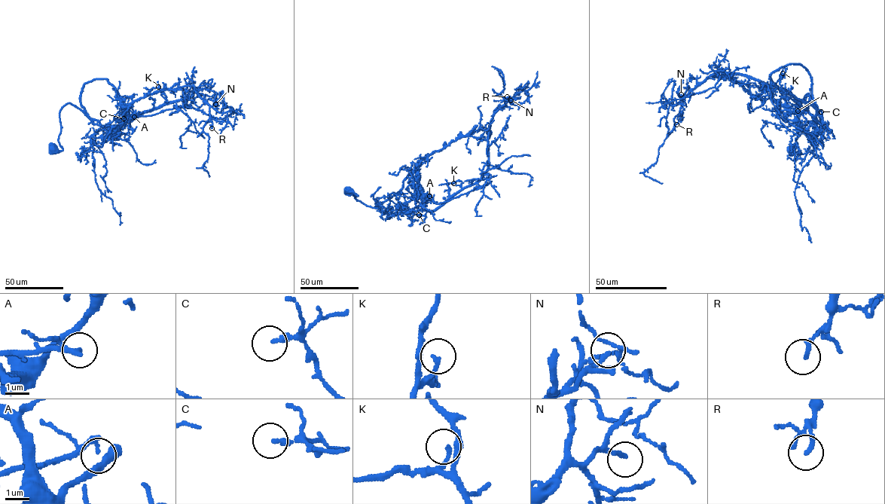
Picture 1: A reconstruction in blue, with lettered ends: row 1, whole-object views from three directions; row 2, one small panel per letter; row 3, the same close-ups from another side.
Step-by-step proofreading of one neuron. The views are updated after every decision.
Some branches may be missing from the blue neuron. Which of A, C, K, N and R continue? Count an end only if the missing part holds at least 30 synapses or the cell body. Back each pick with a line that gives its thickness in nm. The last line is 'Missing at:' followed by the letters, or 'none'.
A: 220 nm
Missing at: A

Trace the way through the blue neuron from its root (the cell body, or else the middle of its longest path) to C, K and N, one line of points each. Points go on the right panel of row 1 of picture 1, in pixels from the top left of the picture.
C: (793, 149), (798, 151), (798, 108), (807, 93), (817, 111), (819, 122), (816, 116), (821, 116), (821, 111)
K: (793, 149), (798, 151), (798, 108), (807, 93), (820, 120), (811, 105), (782, 87), (782, 73)
N: (793, 149), (798, 151), (799, 107), (808, 93), (819, 122), (811, 105), (738, 74), (710, 74), (681, 94)

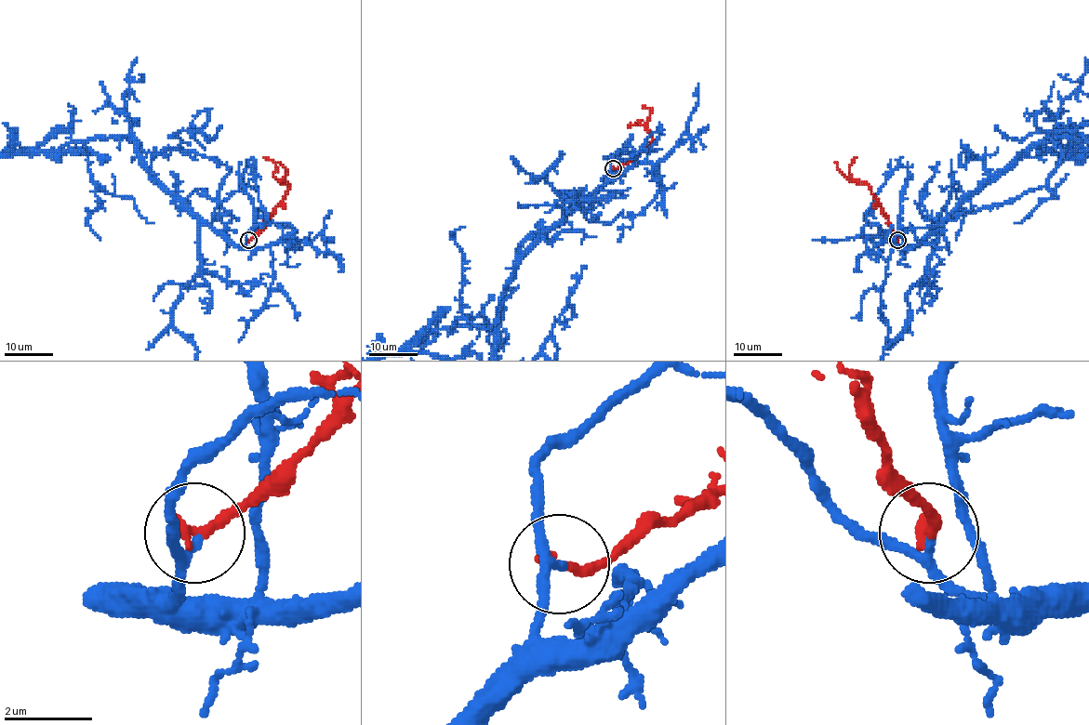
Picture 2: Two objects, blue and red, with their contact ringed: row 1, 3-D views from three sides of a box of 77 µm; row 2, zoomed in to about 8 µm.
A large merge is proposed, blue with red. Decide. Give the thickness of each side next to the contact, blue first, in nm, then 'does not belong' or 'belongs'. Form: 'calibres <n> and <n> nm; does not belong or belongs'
calibres 180 and 320 nm; belongs

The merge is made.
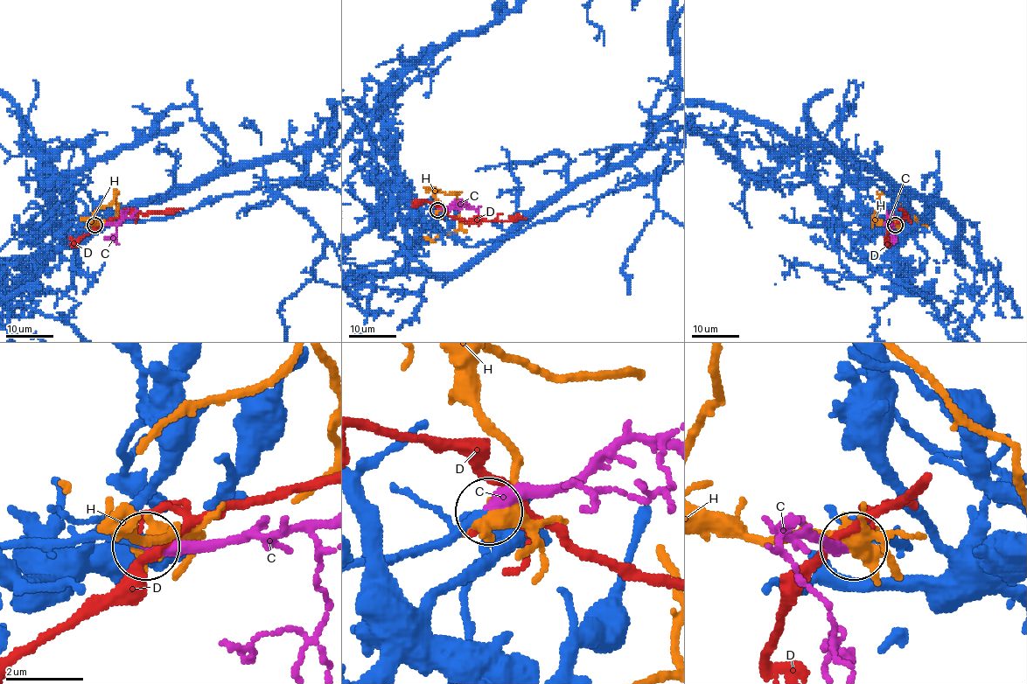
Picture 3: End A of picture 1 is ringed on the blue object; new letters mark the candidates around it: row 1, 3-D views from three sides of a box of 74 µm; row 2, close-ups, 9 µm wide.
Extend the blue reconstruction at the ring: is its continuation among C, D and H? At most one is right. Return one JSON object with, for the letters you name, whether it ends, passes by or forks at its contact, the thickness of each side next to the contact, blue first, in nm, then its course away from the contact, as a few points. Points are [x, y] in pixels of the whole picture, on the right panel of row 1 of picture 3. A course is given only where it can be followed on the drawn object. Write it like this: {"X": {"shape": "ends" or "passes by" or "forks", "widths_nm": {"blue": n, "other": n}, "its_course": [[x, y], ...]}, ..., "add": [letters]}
{"C": {"shape": "ends", "widths_nm": {"blue": 190, "other": 340}, "its_course": [[896, 226], [887, 223], [893, 216], [890, 209]]}, "add": ["C"]}

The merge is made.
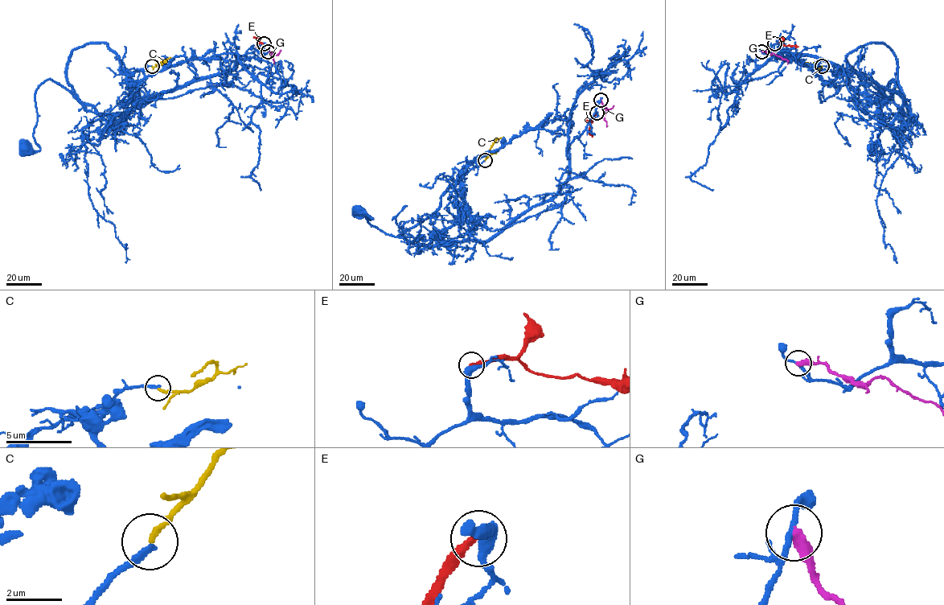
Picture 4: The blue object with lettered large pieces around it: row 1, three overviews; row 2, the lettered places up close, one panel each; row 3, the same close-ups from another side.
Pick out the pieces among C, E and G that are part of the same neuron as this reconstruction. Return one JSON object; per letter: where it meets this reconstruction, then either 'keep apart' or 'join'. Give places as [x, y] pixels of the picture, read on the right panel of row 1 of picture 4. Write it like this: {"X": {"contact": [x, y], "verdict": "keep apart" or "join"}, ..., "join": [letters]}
{"C": {"contact": [822, 66], "verdict": "join"}, "E": {"contact": [774, 43], "verdict": "keep apart"}, "G": {"contact": [761, 51], "verdict": "keep apart"}, "join": ["C"]}

